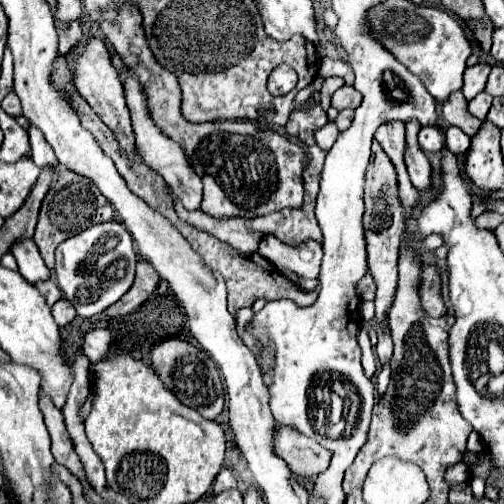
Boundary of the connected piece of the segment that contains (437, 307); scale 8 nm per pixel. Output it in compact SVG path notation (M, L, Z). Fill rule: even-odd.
M436 264L424 266L424 270L422 270L420 298L422 298L422 308L428 316L438 318L438 316L446 314L446 304L442 300L442 278L440 278Z

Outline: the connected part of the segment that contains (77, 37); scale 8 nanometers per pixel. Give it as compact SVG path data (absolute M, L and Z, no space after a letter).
M72 22L66 30L58 30L58 50L62 55L69 53L70 50L83 39L80 22Z

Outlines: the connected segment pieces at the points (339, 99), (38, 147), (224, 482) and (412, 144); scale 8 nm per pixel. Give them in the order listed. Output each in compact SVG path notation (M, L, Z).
M342 86L334 92L332 96L332 106L336 110L344 110L344 108L358 108L362 102L362 94L352 88L352 86Z
M34 126L28 130L30 134L30 144L32 144L32 160L38 168L56 168L58 158L54 156L54 150L46 144L42 132L38 132Z
M222 468L222 472L214 480L212 490L214 490L214 494L220 494L220 492L232 490L232 488L236 488L236 480L234 480L234 476L232 476L232 472L228 468Z
M408 120L406 122L406 166L408 166L408 174L410 180L414 184L414 188L428 192L432 188L432 166L426 158L426 154L420 150L418 146L418 132L420 132L420 122L418 120Z

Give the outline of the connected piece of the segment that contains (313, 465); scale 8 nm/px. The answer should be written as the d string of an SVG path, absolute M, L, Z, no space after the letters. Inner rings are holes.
M278 428L276 450L278 456L282 456L286 464L290 464L290 470L304 478L322 474L330 466L332 458L330 450L322 448L316 440L294 432L292 428Z

